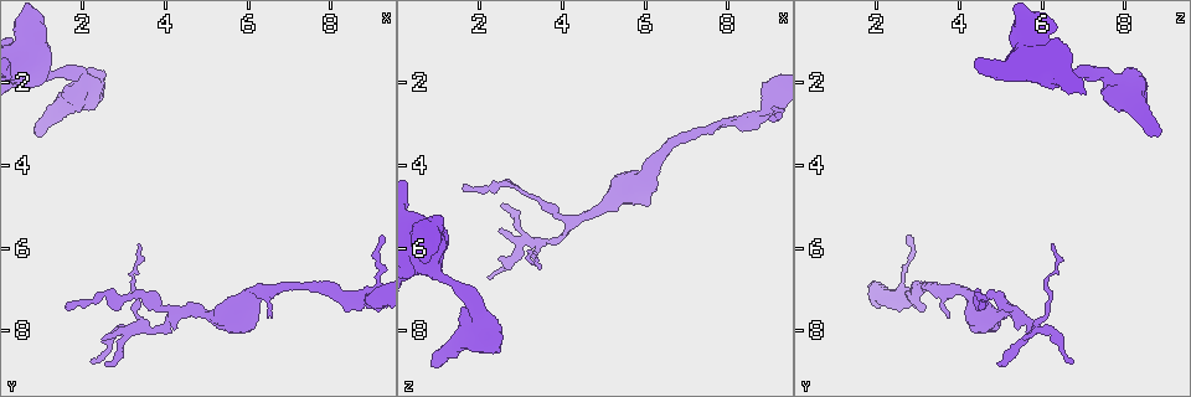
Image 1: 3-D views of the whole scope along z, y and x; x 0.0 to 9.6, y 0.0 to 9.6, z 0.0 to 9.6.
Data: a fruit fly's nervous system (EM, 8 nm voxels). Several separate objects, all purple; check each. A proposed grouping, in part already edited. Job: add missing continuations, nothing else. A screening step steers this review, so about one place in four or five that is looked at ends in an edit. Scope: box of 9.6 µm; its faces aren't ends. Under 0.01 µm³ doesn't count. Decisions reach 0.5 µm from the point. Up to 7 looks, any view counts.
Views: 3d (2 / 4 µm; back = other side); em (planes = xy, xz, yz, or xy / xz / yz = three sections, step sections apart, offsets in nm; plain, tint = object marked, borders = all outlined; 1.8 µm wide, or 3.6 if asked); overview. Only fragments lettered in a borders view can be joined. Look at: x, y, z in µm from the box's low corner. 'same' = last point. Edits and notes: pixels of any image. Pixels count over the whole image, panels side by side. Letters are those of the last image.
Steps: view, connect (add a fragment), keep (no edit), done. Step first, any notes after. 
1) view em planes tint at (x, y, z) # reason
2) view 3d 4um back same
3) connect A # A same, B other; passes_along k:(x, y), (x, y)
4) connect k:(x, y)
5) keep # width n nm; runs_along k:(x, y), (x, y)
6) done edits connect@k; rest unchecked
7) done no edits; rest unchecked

view 3d 2um at (2.20, 8.75, 6.65) # thin end

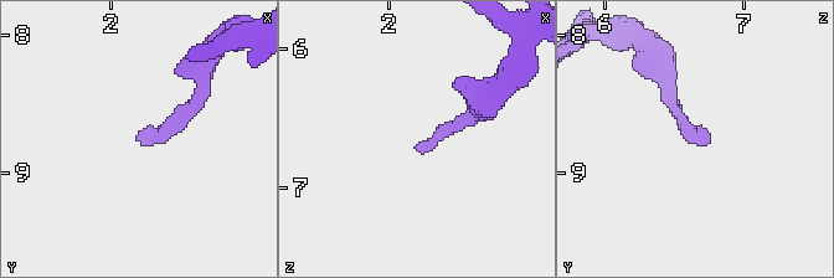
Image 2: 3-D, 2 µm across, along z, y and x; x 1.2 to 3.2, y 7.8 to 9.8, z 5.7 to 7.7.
view em xz step 16 borders at (2.18, 8.76, 6.72)

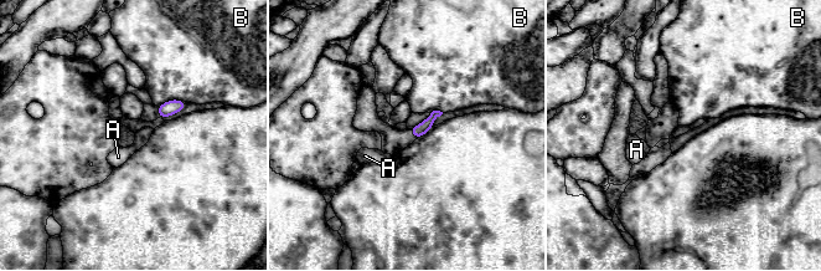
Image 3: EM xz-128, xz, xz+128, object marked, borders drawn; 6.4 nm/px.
view em planes borders same

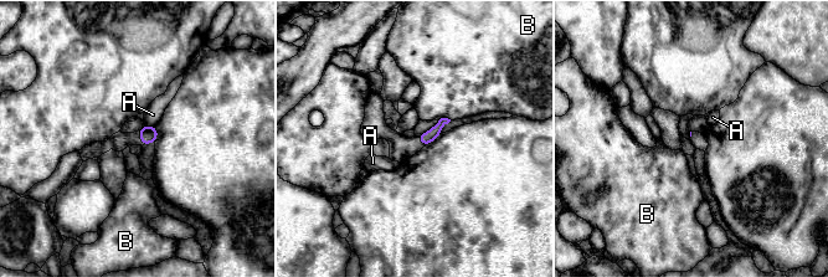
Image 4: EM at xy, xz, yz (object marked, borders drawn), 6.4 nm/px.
keep # longest_contact B 90 nm; A other, B other; border 4:(145, 124), (155, 127); none of them fits

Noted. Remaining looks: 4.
view em planes borders at (0.85, 3.20, 8.80)

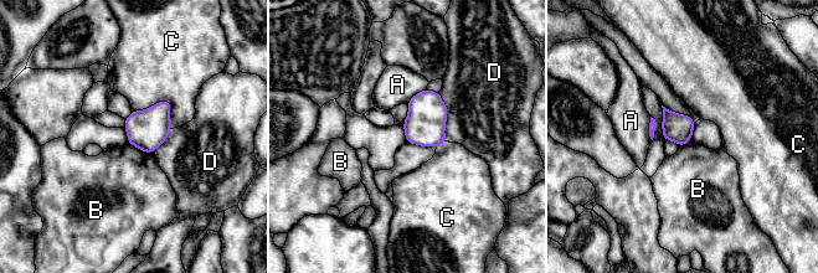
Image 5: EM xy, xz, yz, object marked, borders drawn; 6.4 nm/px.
keep # longest_contact D 320 nm; A other, B other, C other, D other; no lettered fragment goes on from it

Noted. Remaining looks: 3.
view em 3.6um xz step 4 tint at (0.70, 1.65, 6.15) # calibre changes

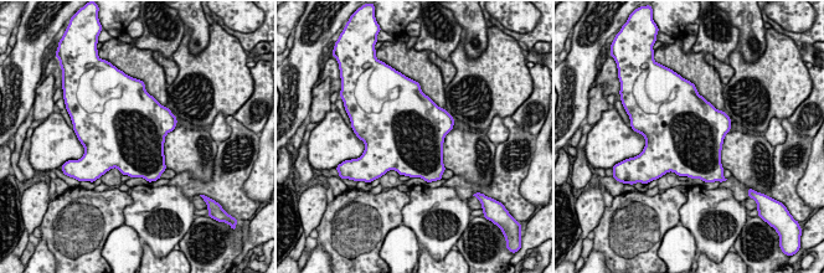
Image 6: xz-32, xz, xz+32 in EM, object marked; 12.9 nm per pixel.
view em 3.6um planes borders same # cut it another way

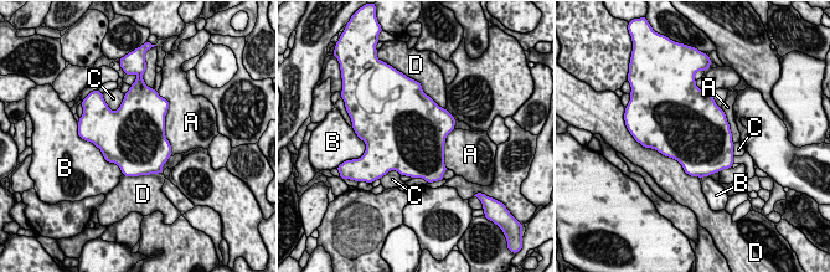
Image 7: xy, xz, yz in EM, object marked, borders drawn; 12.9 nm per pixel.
keep # width 850 nm; A other, B other, C other, D other; border 7:(123, 99), (114, 111), (108, 108); none of them fits

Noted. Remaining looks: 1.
done no edits; rest unchecked

